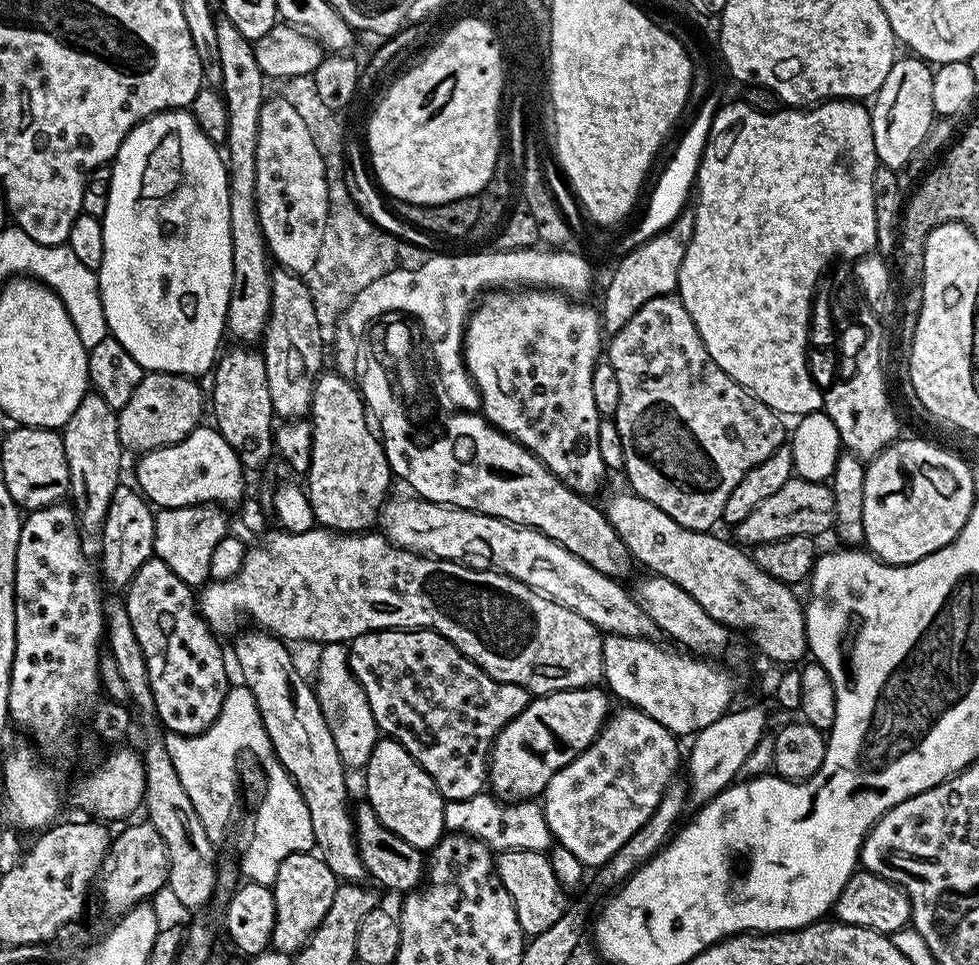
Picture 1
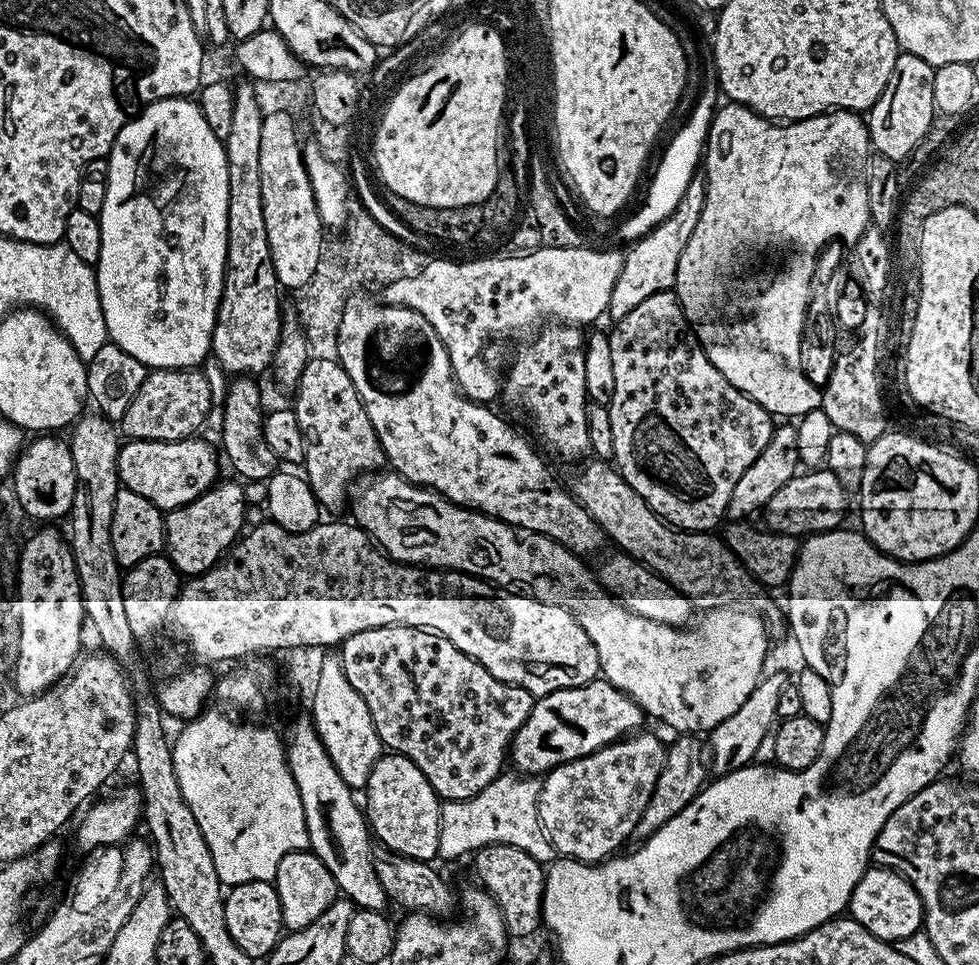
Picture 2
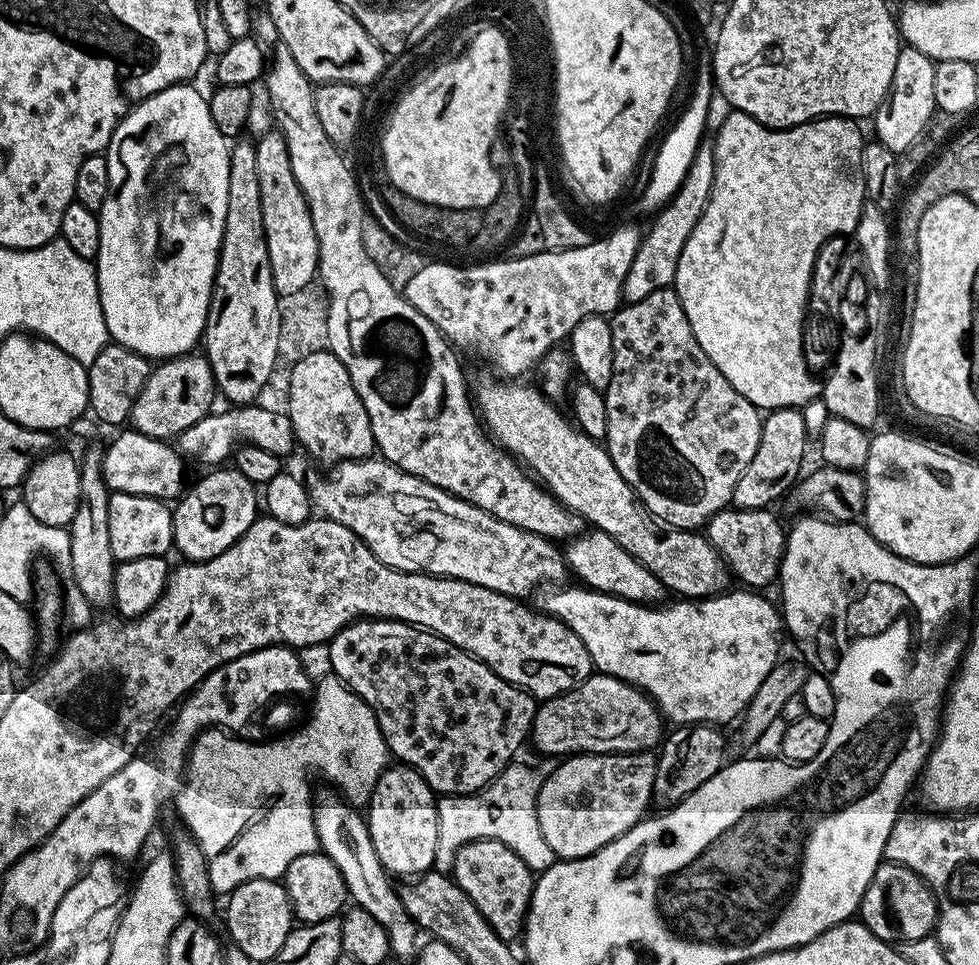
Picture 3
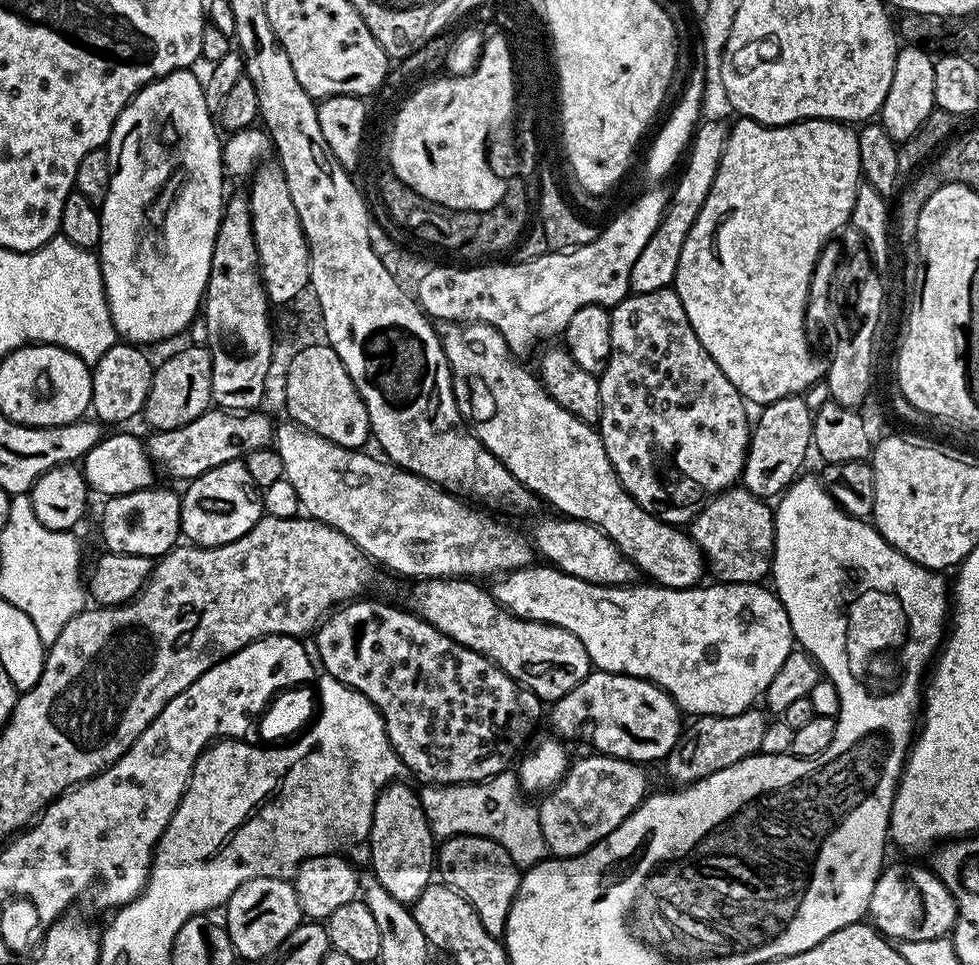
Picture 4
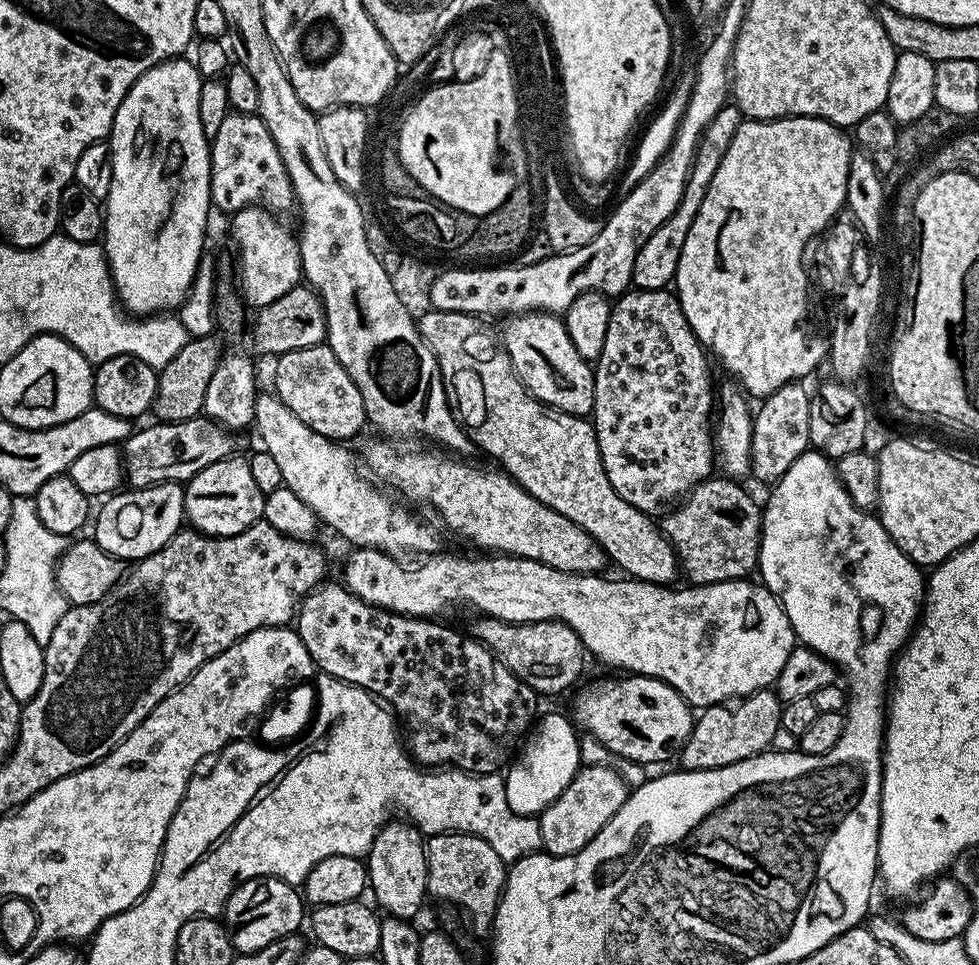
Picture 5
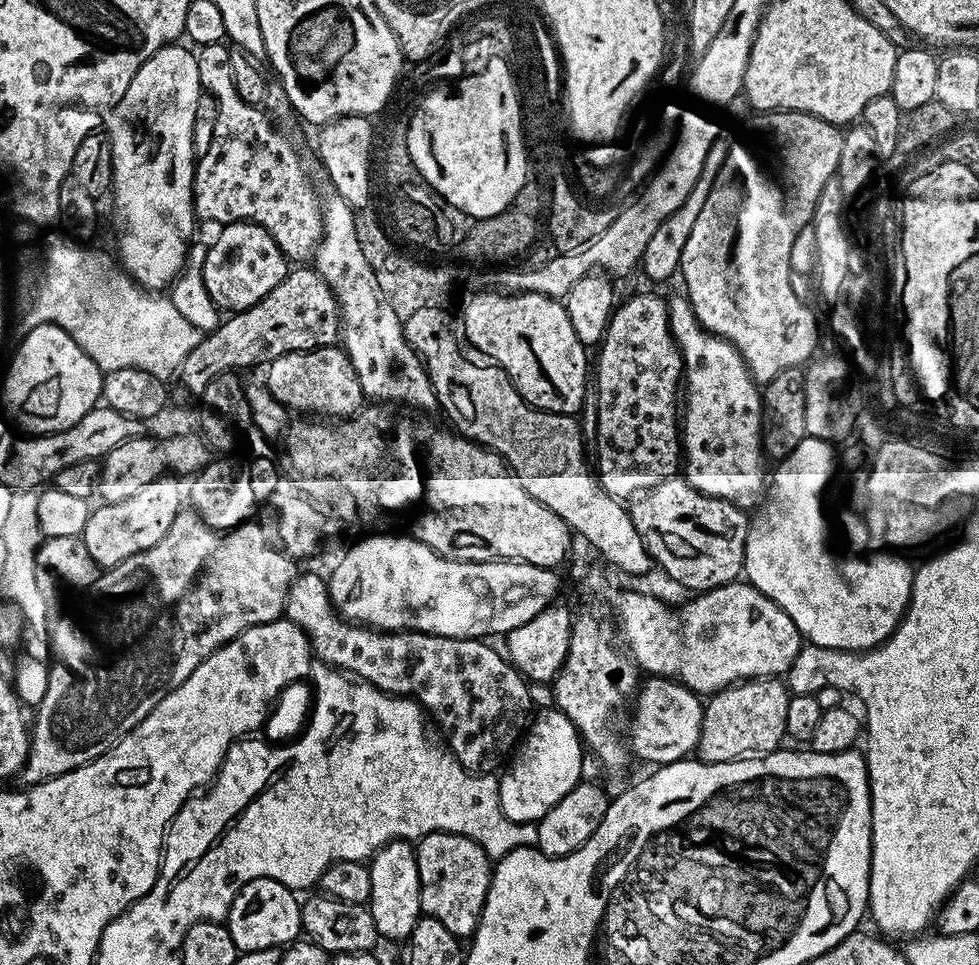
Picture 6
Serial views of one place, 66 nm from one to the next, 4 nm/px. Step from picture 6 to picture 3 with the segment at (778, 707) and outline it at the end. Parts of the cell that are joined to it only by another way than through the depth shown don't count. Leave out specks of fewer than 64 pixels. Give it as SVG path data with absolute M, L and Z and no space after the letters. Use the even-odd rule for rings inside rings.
M690 724L673 727L667 733L656 756L652 804L657 809L667 810L680 804L690 794L694 794L694 790L698 790L702 782L710 782L710 778L720 772L726 763L724 736L720 732L723 731L719 727L710 724Z

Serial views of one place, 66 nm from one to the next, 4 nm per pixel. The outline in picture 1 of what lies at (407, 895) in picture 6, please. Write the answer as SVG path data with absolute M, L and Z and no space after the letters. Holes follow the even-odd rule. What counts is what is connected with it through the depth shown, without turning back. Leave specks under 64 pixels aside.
M377 739L372 747L368 763L362 769L364 788L368 791L366 803L378 814L382 826L398 838L410 842L410 846L421 850L435 848L441 836L445 835L445 799L434 786L430 774L410 758L410 754L397 740Z

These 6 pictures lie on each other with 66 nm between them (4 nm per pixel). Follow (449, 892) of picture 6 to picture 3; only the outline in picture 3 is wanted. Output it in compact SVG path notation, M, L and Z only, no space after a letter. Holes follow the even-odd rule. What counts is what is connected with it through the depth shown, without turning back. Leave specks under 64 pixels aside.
M497 840L470 842L457 850L450 865L450 875L456 885L468 895L470 902L478 906L482 918L486 918L498 938L512 942L515 941L515 936L517 939L523 933L532 897L534 874L526 862L522 862L522 858L510 850L510 846Z

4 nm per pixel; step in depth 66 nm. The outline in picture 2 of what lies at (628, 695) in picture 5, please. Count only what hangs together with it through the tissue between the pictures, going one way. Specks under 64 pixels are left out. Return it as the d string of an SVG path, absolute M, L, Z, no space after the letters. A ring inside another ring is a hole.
M597 678L577 688L558 690L539 697L530 710L530 718L522 722L518 734L512 739L510 760L511 763L514 762L520 767L517 769L521 773L547 774L559 764L569 764L572 760L580 760L591 752L604 748L607 744L622 740L625 736L643 729L644 720L646 721L644 709L639 708L626 693L615 688L609 680Z

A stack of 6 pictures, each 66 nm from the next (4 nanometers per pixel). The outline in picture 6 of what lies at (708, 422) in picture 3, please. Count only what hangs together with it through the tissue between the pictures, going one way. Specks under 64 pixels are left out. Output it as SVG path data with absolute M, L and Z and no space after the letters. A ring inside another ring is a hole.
M640 292L637 296L632 296L624 305L617 307L613 311L611 318L608 321L608 328L605 330L604 338L600 341L598 345L598 352L600 352L600 388L598 387L598 397L599 397L599 435L598 435L598 445L600 444L600 472L598 468L598 479L601 486L604 488L606 494L615 496L617 500L624 502L629 498L635 497L637 494L643 494L648 491L648 489L658 486L664 480L673 479L681 471L682 468L682 428L678 423L678 397L682 392L682 377L684 375L684 360L680 357L680 348L676 345L676 340L672 337L672 327L668 321L668 300L665 297L655 296L652 292Z

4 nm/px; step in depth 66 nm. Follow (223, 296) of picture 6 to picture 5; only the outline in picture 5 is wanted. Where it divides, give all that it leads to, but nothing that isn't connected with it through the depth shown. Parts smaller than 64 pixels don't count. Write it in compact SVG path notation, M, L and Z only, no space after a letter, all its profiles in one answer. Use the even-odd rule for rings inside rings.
M249 206L241 208L231 217L232 236L236 239L236 252L240 255L240 285L238 291L245 303L253 309L259 310L270 306L270 302L278 302L282 294L286 294L291 288L297 287L302 280L300 266L300 242L299 239L284 224L279 224L277 217L263 206Z

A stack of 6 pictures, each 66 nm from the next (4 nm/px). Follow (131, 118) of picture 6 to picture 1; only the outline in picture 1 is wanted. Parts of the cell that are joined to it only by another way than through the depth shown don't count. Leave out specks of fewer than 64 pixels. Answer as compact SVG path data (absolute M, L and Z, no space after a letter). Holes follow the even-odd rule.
M173 110L159 112L136 124L126 134L116 159L112 161L112 181L110 182L110 198L106 206L106 214L102 217L104 225L104 253L102 266L98 269L100 281L100 301L106 314L106 322L110 335L149 372L173 372L179 376L193 378L207 377L213 371L221 351L220 339L225 339L228 322L228 303L232 293L232 231L230 230L230 194L228 193L228 165L221 149L198 130L198 122L194 122L191 111Z

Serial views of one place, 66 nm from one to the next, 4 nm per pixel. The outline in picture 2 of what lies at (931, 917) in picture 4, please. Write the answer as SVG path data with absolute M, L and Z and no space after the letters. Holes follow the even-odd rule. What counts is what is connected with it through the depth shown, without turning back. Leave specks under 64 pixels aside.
M869 866L862 878L858 878L848 899L846 912L851 919L870 930L874 938L889 942L910 938L910 934L921 931L924 922L924 907L918 890L914 890L914 886L910 886L910 882L894 870L879 866Z

